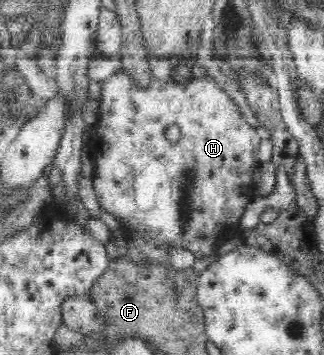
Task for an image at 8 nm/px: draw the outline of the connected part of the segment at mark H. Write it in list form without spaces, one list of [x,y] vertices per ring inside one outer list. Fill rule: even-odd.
[[[121,69],[110,76],[106,81],[102,82],[100,92],[100,120],[94,128],[94,142],[98,144],[100,154],[96,156],[96,171],[93,178],[93,186],[95,195],[97,196],[97,205],[106,212],[113,214],[116,220],[122,223],[128,223],[131,228],[131,235],[129,242],[134,245],[148,260],[154,263],[168,264],[168,251],[167,248],[184,248],[190,250],[195,255],[195,258],[204,258],[205,256],[212,256],[217,254],[216,244],[220,240],[220,236],[224,234],[224,230],[228,226],[234,226],[241,222],[241,216],[245,208],[257,196],[255,194],[256,186],[254,186],[254,170],[258,168],[261,163],[258,159],[258,150],[260,146],[260,136],[256,133],[256,129],[246,123],[237,109],[236,104],[229,98],[228,94],[223,91],[218,84],[210,77],[205,78],[191,78],[183,85],[177,84],[174,80],[168,83],[160,83],[153,80],[148,88],[140,88],[130,79],[128,74],[124,73]],[[169,124],[179,126],[181,138],[176,143],[170,143],[166,139],[165,130]]]

